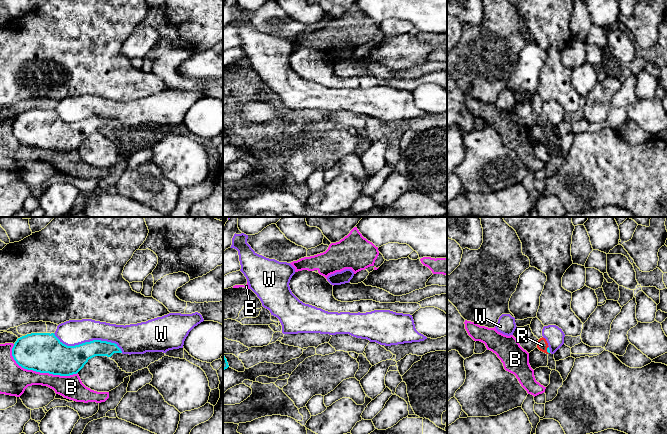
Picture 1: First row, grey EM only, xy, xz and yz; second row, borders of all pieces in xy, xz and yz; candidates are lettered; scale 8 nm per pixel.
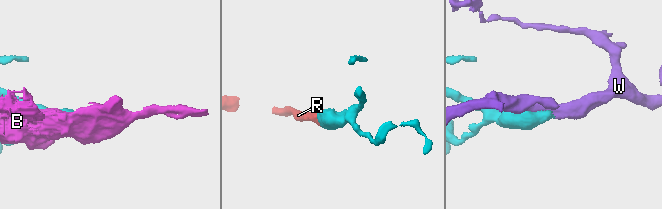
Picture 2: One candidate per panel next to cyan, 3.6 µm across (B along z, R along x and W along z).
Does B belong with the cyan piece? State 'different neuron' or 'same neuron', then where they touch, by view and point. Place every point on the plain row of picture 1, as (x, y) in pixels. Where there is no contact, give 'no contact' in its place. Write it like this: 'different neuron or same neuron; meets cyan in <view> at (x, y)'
different neuron; meets cyan in xy at (40, 148)

